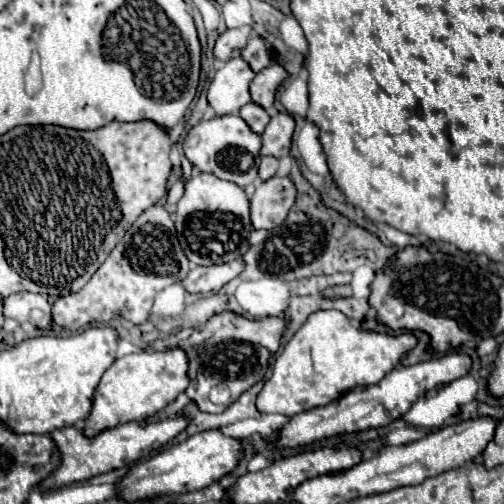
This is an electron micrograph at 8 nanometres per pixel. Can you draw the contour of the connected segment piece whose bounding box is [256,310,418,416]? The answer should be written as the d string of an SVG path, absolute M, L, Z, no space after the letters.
M320 310L286 344L274 362L274 374L258 394L256 406L262 414L296 416L300 412L336 402L356 386L378 384L418 344L412 332L386 334L354 328L338 310Z

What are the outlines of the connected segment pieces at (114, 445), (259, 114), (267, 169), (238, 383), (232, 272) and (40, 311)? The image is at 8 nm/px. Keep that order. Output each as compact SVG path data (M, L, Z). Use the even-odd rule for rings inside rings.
M178 412L174 416L164 416L162 420L156 420L156 422L134 420L134 422L114 426L114 428L106 428L98 432L94 438L88 438L84 434L84 428L78 428L78 426L60 428L52 432L50 436L56 440L56 444L60 444L60 452L64 452L64 464L60 464L60 468L56 470L56 476L50 476L48 480L44 480L44 484L40 484L40 490L48 486L66 486L70 482L90 480L92 476L98 476L122 466L132 466L138 460L148 458L152 450L158 450L166 442L176 438L180 432L186 430L188 424L190 424L190 418Z
M248 102L240 110L240 118L250 126L250 130L254 134L262 134L264 128L266 128L266 124L270 122L270 114L264 108L260 108L258 104L254 104L254 102Z
M264 156L262 162L260 162L260 168L258 168L258 176L260 180L268 180L276 174L276 168L278 168L278 160L272 158L272 156Z
M222 312L206 322L202 332L192 334L188 340L180 342L190 356L190 386L186 394L204 412L222 412L232 402L238 400L248 388L260 382L268 370L270 356L280 348L280 338L288 328L288 320L282 316L250 320L234 312ZM226 388L230 392L228 400L216 400L216 390Z
M228 262L220 266L192 266L186 278L180 282L186 292L206 294L220 290L226 282L236 278L242 272L242 262Z
M18 292L4 298L4 316L18 322L32 322L42 330L52 322L50 302L44 296L32 292Z

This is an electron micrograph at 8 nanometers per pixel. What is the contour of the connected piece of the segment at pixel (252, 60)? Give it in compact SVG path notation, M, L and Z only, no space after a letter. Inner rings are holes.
M252 36L246 44L246 48L242 50L242 58L250 64L250 68L254 72L260 72L262 68L272 64L272 56L268 52L268 46L264 44L264 40L260 40L260 36Z

